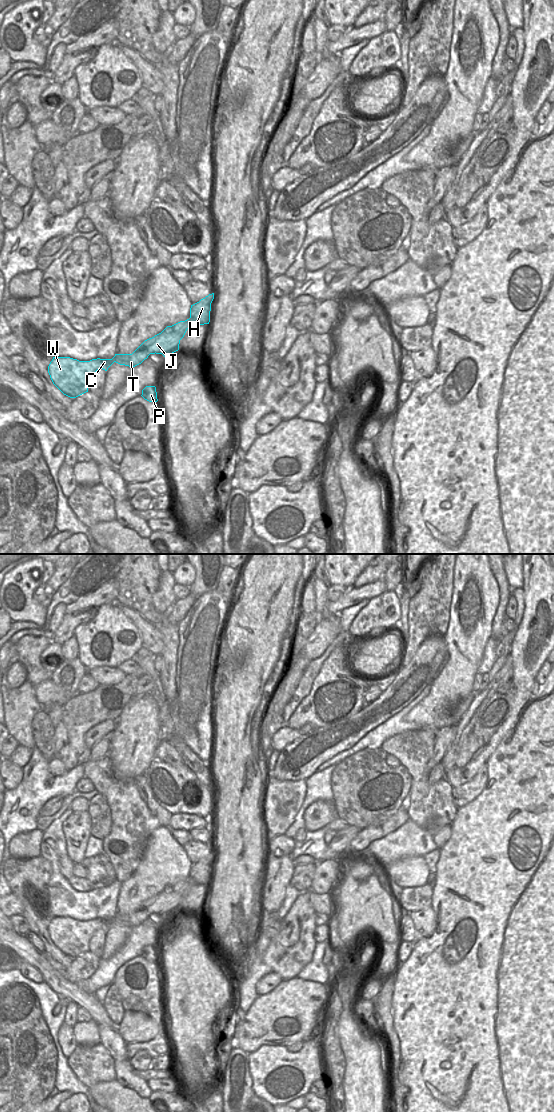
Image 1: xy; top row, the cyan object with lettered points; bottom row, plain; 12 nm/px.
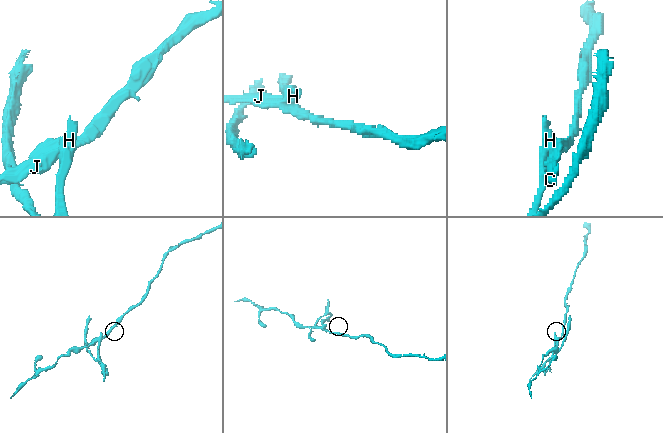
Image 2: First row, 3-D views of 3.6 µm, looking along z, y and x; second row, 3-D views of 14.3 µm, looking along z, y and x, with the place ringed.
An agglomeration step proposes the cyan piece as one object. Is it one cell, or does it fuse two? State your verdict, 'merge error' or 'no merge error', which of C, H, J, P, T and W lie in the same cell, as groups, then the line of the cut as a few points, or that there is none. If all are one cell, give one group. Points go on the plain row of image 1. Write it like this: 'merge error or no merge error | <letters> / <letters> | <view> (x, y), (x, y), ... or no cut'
merge error | C J T W / H P | xy (190, 877), (194, 882)

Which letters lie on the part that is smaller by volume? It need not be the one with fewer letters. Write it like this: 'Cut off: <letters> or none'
Cut off: H, P.

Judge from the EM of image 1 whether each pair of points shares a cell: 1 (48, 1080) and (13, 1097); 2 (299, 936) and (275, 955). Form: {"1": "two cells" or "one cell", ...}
{"1": "one cell", "2": "one cell"}

